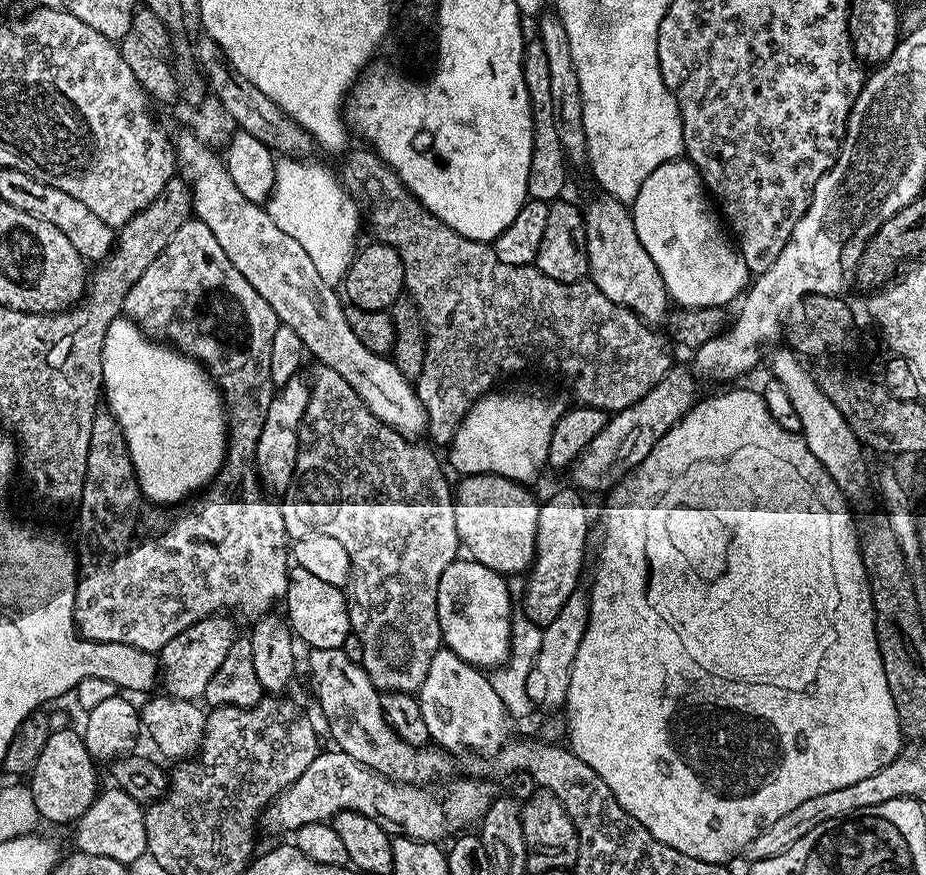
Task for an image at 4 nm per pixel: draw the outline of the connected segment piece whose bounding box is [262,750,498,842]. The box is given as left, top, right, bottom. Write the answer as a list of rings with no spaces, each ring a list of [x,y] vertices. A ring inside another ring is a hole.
[[[331,751],[317,754],[314,762],[306,766],[302,778],[294,781],[264,809],[262,828],[268,832],[295,834],[300,827],[309,826],[310,823],[331,821],[339,812],[357,812],[378,822],[378,826],[382,826],[382,830],[386,830],[393,838],[405,836],[411,840],[440,842],[443,836],[451,832],[460,834],[479,825],[498,795],[498,789],[494,786],[496,784],[488,778],[448,780],[445,784],[437,783],[428,787],[401,784],[389,776],[383,776],[381,772],[354,762],[354,758],[344,752]]]

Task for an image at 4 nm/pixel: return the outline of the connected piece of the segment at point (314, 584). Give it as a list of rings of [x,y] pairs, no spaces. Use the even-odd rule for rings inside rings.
[[[293,567],[289,571],[286,619],[301,645],[308,644],[309,649],[344,647],[346,638],[353,635],[351,620],[354,617],[349,597],[344,595],[341,589],[330,586],[330,582],[322,582],[322,578],[310,574],[310,570]]]

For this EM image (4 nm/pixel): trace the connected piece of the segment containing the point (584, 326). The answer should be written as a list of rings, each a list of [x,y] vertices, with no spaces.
[[[360,146],[357,152],[350,153],[338,175],[353,200],[363,202],[368,196],[367,227],[368,224],[372,227],[376,235],[373,237],[379,243],[398,250],[402,258],[404,286],[418,306],[428,338],[426,362],[414,387],[425,410],[426,436],[433,440],[433,445],[451,445],[473,402],[493,391],[494,386],[499,385],[496,383],[511,372],[524,372],[527,368],[561,372],[572,383],[572,392],[581,405],[613,414],[638,402],[674,365],[669,341],[665,337],[664,341],[655,327],[645,324],[626,306],[610,302],[591,279],[567,284],[546,278],[546,274],[534,266],[506,266],[498,258],[495,247],[450,230],[446,222],[430,214],[430,210],[410,194],[393,168],[367,147]]]

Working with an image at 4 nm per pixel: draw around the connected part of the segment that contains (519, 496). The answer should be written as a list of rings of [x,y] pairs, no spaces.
[[[466,476],[459,481],[460,485],[454,488],[454,503],[456,505],[456,525],[458,526],[458,534],[460,535],[460,543],[463,551],[467,553],[471,559],[476,560],[482,566],[486,566],[490,570],[500,573],[501,576],[507,578],[509,576],[518,576],[527,573],[532,566],[532,559],[536,557],[536,535],[538,534],[538,516],[540,514],[540,504],[530,493],[527,492],[523,483],[515,480],[507,480],[501,476]]]

